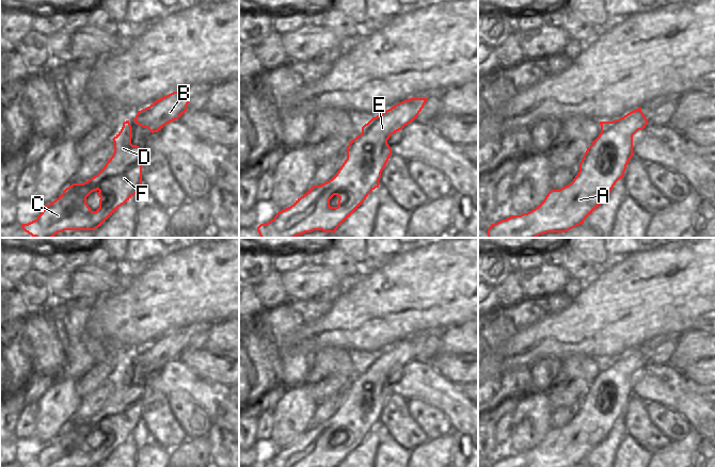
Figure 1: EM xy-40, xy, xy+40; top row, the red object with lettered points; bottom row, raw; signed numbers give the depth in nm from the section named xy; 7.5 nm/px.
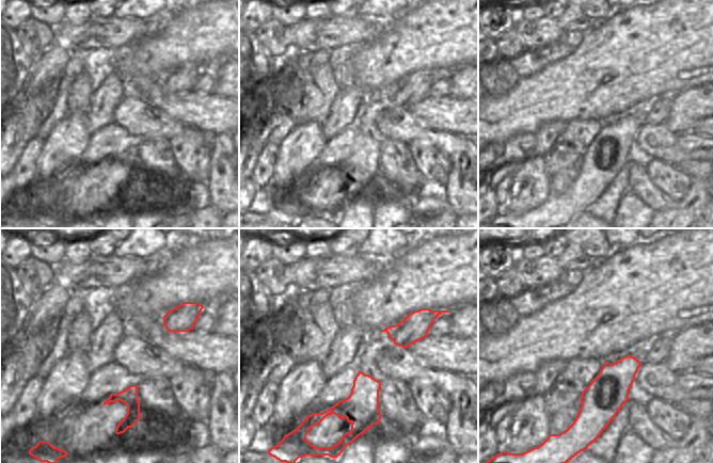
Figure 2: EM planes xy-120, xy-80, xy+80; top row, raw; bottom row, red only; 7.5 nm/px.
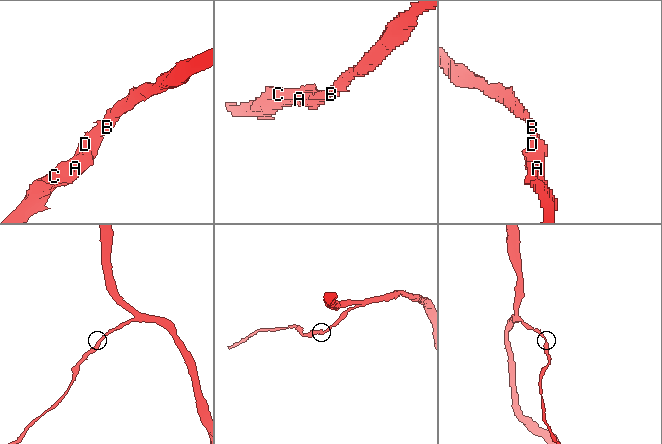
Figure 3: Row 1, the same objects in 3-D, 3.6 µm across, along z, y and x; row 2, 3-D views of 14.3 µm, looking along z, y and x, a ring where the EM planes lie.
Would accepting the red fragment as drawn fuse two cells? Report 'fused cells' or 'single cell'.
single cell

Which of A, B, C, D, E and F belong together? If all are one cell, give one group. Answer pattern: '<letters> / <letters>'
A B C D E F

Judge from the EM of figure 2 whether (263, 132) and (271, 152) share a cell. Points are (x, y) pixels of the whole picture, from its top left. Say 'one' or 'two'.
two

